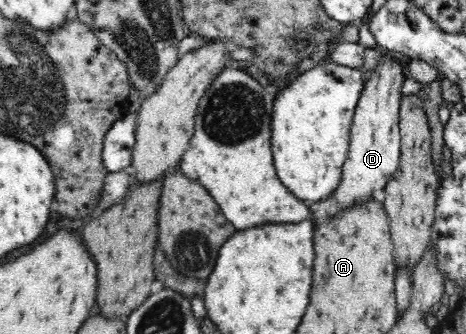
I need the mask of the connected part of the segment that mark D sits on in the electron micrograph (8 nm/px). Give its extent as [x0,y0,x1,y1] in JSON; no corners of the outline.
[309,47,405,220]

